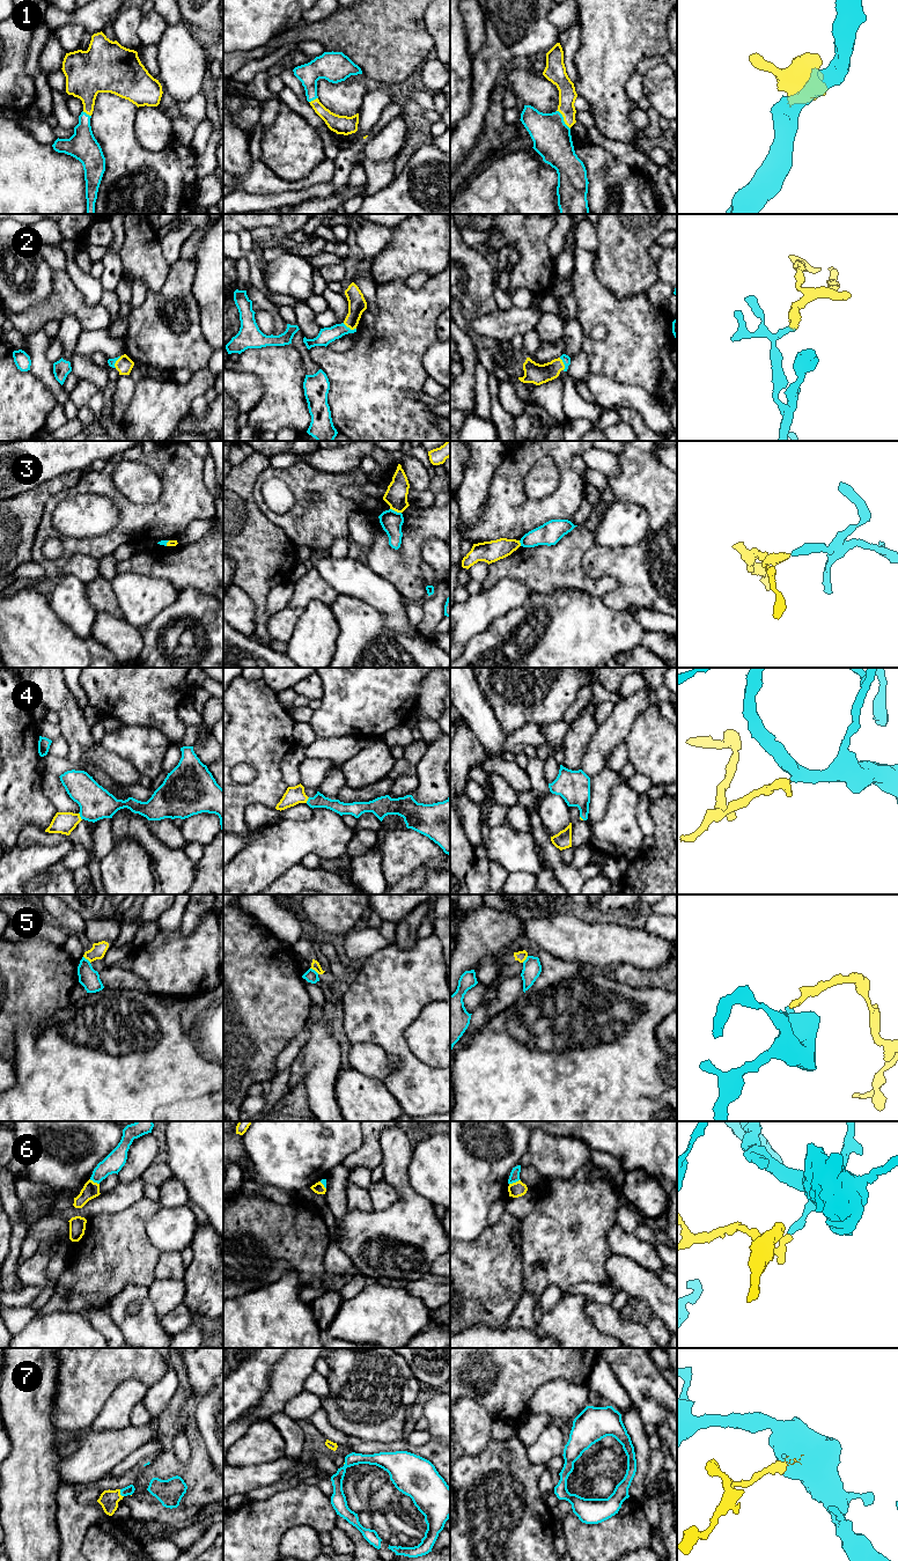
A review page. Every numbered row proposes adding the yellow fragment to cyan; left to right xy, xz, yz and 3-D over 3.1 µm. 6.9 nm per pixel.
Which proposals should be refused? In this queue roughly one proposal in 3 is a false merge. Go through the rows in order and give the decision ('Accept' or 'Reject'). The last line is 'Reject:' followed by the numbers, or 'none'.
1: Accept
2: Accept
3: Reject
4: Accept
5: Reject
6: Reject
7: Accept
Reject: 3, 5, 6

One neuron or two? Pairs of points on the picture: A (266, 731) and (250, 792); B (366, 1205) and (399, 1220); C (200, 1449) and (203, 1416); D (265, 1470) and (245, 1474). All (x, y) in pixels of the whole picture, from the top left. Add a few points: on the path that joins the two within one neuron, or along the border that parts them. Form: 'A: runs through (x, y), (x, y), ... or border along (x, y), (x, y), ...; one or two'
A: runs through (266, 746), (265, 777); one
B: border along (373, 1209), (369, 1213); two
C: border along (200, 1437), (211, 1462); two
D: runs through (260, 1474), (250, 1474); one

